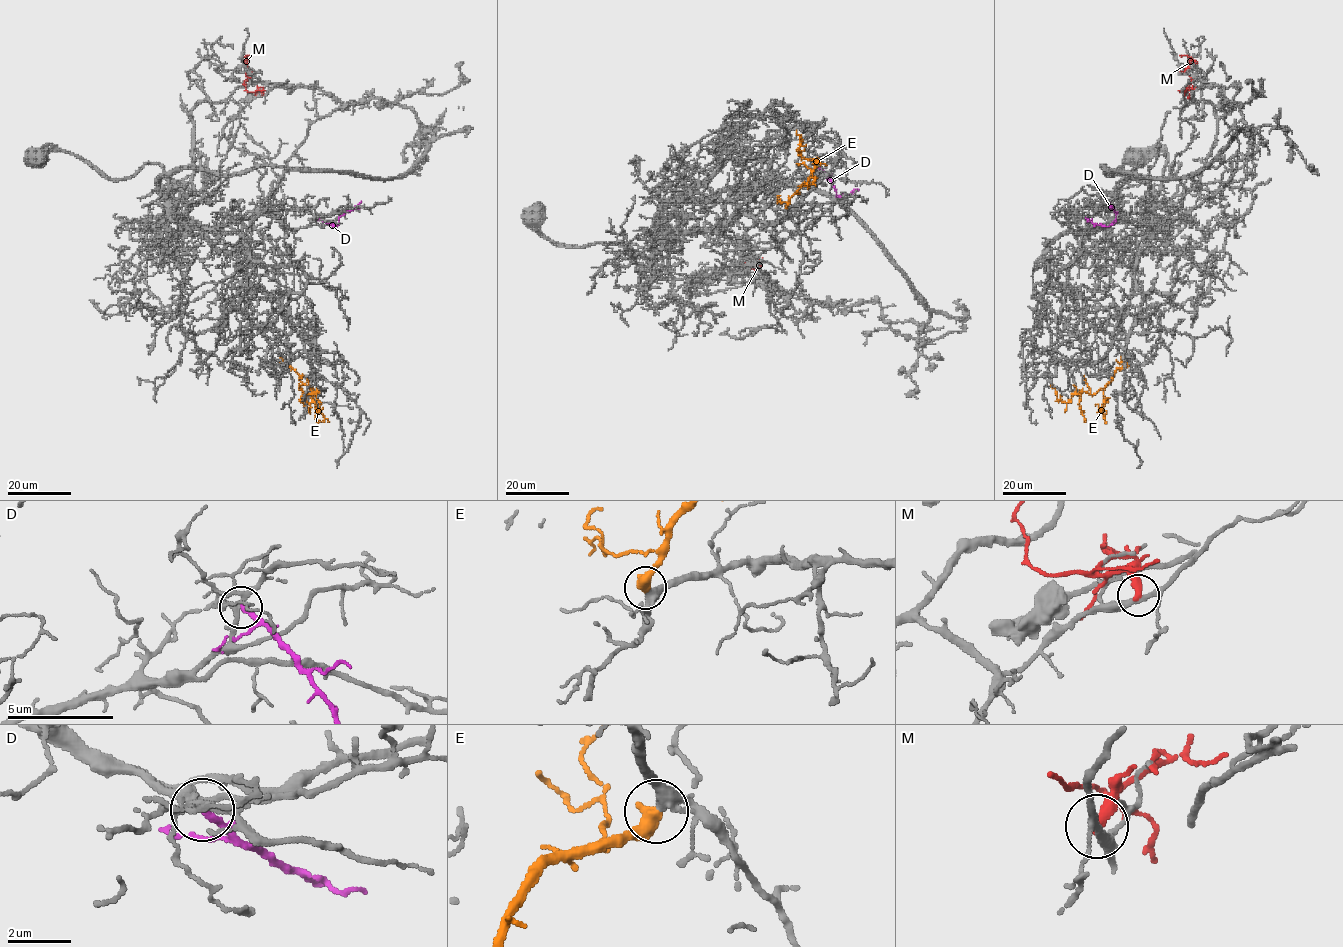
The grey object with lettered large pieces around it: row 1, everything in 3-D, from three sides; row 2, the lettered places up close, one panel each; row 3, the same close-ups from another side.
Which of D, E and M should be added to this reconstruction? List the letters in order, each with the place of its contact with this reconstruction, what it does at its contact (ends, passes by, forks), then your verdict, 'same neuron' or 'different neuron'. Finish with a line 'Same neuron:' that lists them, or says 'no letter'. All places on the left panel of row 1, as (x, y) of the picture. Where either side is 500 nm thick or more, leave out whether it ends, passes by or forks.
D: contact (319, 217); it ends; different neuron
E: contact (288, 364); same neuron
M: contact (262, 95); it ends; different neuron
Same neuron: E

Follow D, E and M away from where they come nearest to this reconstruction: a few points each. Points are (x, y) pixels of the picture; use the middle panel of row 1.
D: (816, 165), (824, 172), (837, 196), (858, 188)
E: (786, 208), (789, 198), (808, 182), (814, 161), (801, 156), (797, 148), (801, 136), (796, 132)
M: (760, 263), (745, 263), (741, 269), (744, 271), (744, 262), (741, 261)

